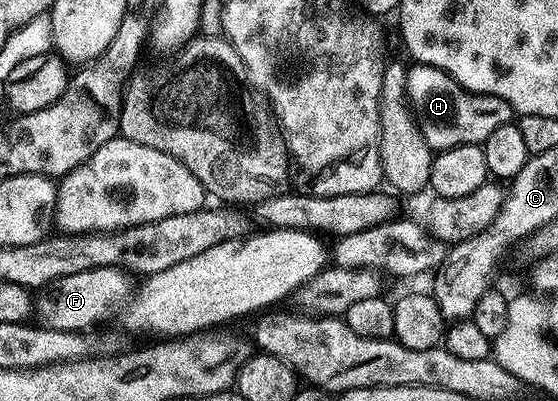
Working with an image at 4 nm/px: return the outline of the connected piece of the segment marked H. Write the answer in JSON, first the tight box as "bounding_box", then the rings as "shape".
{"bounding_box":[404,63,516,153],"shape":[[[414,63],[407,70],[404,98],[418,134],[434,153],[460,145],[481,145],[495,129],[511,122],[516,115],[508,101],[500,97],[472,93],[461,87],[447,71],[423,63]]]}

